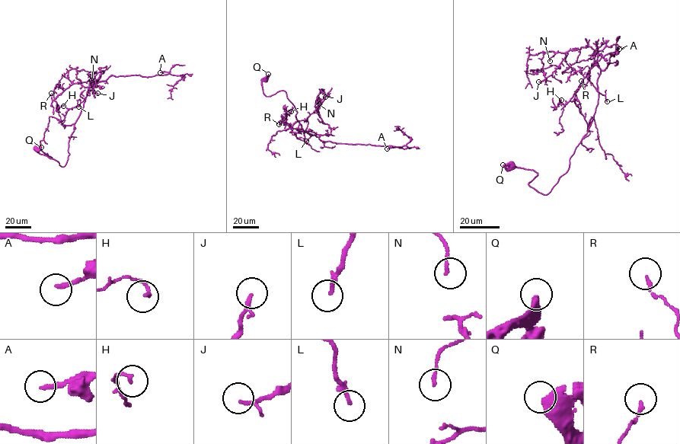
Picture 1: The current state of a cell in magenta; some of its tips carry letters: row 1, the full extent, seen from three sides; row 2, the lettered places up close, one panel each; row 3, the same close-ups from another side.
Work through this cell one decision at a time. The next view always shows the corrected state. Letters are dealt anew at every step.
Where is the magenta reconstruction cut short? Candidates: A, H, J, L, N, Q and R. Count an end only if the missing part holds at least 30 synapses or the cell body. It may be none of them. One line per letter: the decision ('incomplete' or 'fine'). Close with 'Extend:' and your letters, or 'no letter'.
A: incomplete
H: fine
J: fine
L: fine
N: fine
Q: fine
R: fine
Extend: A

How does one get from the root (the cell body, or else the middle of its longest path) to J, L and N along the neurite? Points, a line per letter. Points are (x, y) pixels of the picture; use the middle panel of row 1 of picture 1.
J: (264, 79), (263, 93), (269, 96), (284, 91), (301, 128), (311, 135), (330, 133), (317, 110), (325, 97)
L: (264, 79), (262, 85), (266, 96), (285, 92), (301, 128), (312, 135), (306, 141)
N: (264, 79), (263, 93), (284, 91), (301, 128), (317, 136), (331, 130), (319, 116), (319, 103)

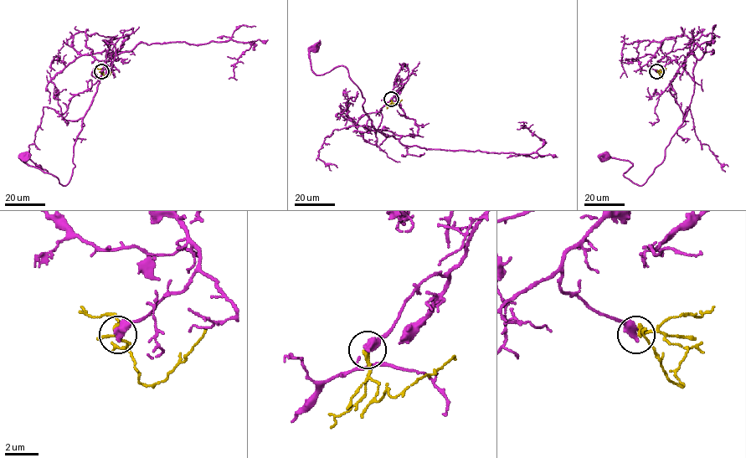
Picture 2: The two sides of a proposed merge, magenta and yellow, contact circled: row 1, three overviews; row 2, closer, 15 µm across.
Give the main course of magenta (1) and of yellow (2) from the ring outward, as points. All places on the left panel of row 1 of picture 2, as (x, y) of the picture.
1: (101, 71), (110, 64), (109, 42), (129, 36), (102, 69), (69, 182), (63, 185), (24, 156)
2: (101, 71), (105, 78), (112, 70)

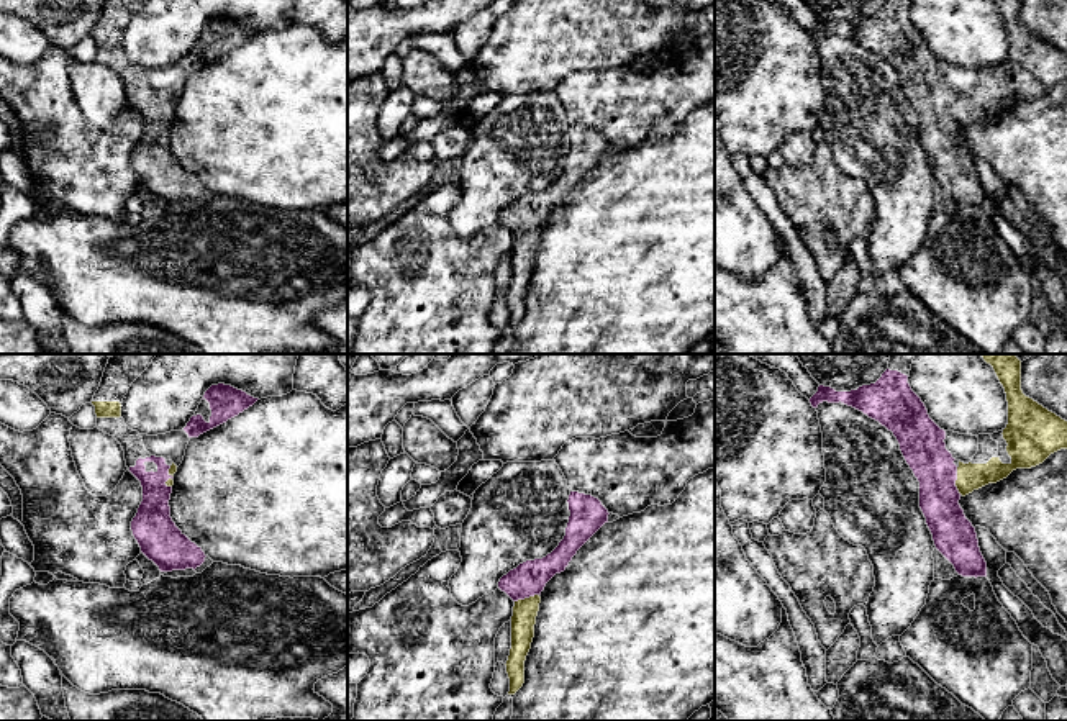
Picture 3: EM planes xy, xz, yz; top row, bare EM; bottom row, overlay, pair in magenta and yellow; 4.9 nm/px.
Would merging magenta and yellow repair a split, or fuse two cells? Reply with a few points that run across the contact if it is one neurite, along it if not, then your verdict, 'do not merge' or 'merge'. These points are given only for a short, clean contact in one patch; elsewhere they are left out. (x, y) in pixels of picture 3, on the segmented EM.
line yz (921, 441), (956, 479), (971, 477); merge

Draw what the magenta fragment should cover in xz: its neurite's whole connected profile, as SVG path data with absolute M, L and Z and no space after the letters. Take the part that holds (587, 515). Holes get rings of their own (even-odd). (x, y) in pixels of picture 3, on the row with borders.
M570 492L569 523L559 546L543 559L526 560L510 570L498 582L498 588L513 601L511 649L506 660L510 678L508 695L515 695L524 683L524 660L534 637L534 624L546 583L565 570L577 551L608 523L608 510L592 495Z

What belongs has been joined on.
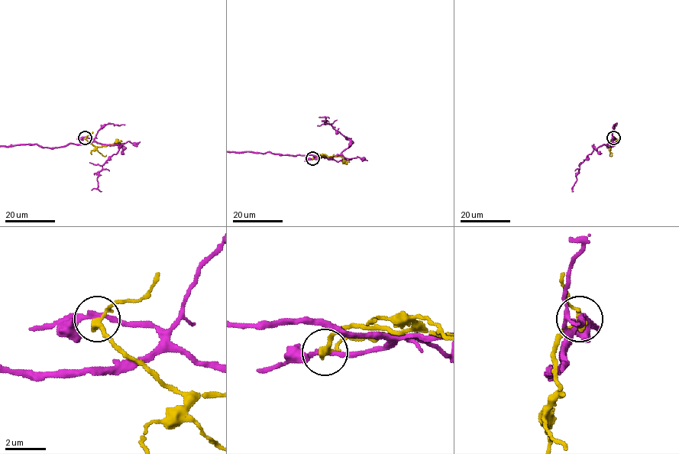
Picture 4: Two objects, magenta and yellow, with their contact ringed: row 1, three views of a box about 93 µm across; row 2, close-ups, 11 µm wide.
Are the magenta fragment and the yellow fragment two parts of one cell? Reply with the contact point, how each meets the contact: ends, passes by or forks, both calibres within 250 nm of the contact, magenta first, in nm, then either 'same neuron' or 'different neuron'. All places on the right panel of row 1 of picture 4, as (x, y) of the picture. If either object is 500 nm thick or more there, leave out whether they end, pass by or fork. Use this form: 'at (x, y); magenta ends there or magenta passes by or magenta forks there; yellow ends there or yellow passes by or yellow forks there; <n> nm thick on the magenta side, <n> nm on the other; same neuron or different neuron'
at (613, 137); magenta passes by; yellow passes by; 240 nm thick on the magenta side, 280 nm on the other; different neuron

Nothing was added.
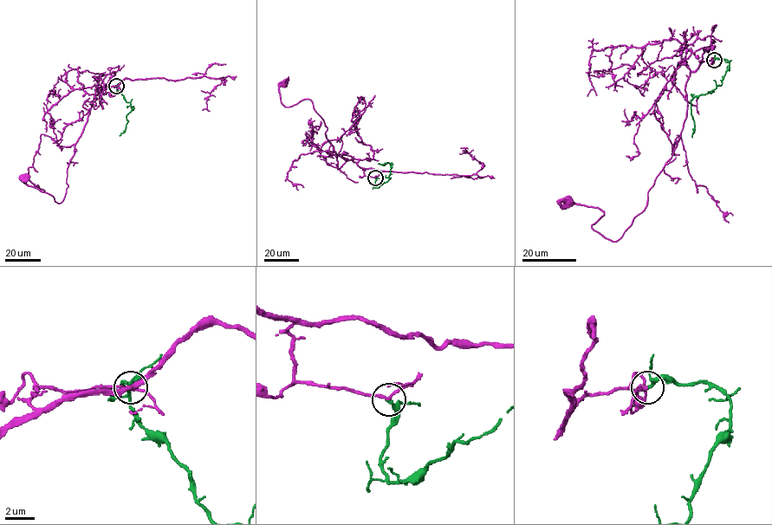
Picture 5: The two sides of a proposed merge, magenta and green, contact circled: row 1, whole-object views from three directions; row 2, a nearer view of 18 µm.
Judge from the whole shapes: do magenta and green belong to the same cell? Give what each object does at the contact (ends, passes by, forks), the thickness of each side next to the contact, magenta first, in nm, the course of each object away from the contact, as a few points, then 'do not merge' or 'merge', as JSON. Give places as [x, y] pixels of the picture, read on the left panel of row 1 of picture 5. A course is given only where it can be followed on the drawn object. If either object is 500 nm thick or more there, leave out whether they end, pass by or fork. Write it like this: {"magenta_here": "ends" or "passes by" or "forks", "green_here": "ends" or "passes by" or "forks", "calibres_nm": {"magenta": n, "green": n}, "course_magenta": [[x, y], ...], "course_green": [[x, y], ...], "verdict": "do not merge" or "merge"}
{"magenta_here": "passes by", "green_here": "passes by", "calibres_nm": {"magenta": 160, "green": 200}, "course_magenta": [[116, 86], [106, 86], [93, 100], [68, 167], [63, 200], [58, 203], [20, 179], [23, 178]], "course_green": [[116, 86], [132, 109], [126, 116], [126, 130], [119, 136]], "verdict": "merge"}

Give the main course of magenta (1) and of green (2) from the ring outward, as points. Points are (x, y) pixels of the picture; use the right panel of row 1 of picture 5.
1: (714, 60), (690, 72), (680, 137), (646, 207), (621, 237), (613, 241), (592, 228), (604, 212), (567, 202)
2: (714, 60), (726, 59), (729, 68), (721, 85), (691, 100), (694, 128), (692, 137)

